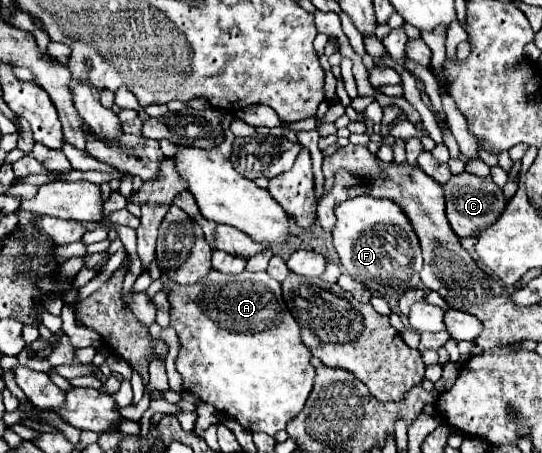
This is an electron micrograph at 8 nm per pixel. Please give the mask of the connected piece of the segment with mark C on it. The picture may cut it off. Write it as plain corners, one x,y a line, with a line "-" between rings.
464,171
460,175
454,175
444,185
444,191
446,191
446,215
458,237
474,237
480,229
490,227
494,221
498,221
498,217
504,213
508,205
504,191
492,181
490,175
476,177

